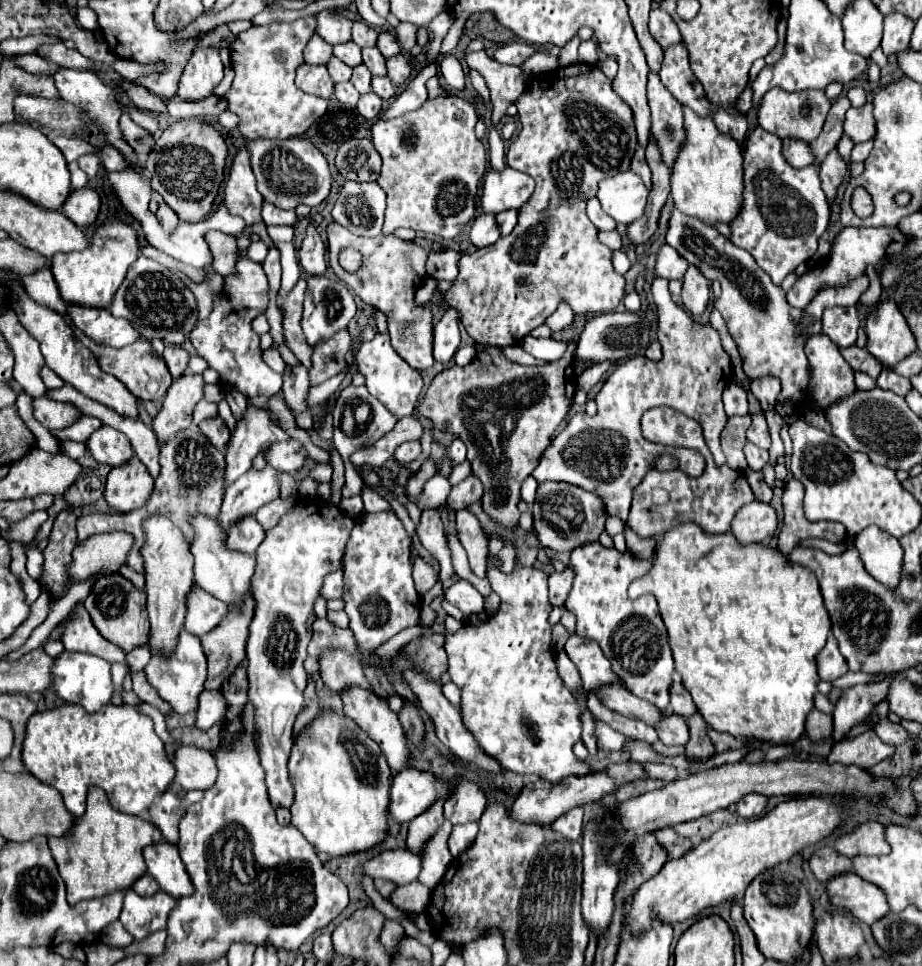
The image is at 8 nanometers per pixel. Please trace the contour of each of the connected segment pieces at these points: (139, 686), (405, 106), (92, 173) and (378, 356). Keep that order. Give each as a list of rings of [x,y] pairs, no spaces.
[[[136,672],[136,674],[132,674],[132,692],[142,700],[142,702],[146,702],[146,704],[150,704],[150,706],[156,706],[160,712],[170,712],[172,708],[166,704],[166,702],[162,702],[162,698],[154,692],[154,688],[146,682],[146,676],[144,676],[144,672]]]
[[[430,64],[426,66],[416,78],[412,78],[408,82],[408,86],[404,88],[404,92],[390,102],[390,108],[380,116],[382,120],[390,120],[390,118],[396,118],[396,116],[402,116],[404,112],[410,112],[410,110],[416,110],[420,108],[426,100],[428,100],[428,90],[426,90],[426,80],[436,76],[436,64]]]
[[[86,154],[86,156],[78,158],[78,164],[80,164],[80,168],[82,168],[82,170],[88,174],[88,180],[96,178],[96,174],[98,174],[98,166],[100,166],[100,160],[98,160],[96,156]]]
[[[376,334],[370,342],[362,342],[360,350],[354,356],[358,372],[364,376],[364,386],[372,396],[376,396],[382,404],[386,404],[388,410],[392,410],[398,418],[412,414],[412,406],[416,406],[420,390],[422,390],[422,378],[420,372],[408,366],[392,348],[388,334]]]

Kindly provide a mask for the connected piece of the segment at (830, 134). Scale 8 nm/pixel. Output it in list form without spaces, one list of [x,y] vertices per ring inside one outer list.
[[[840,96],[832,104],[822,134],[810,144],[812,150],[814,150],[814,154],[816,154],[816,164],[820,164],[826,158],[826,154],[830,150],[834,150],[836,144],[838,144],[838,140],[842,138],[842,124],[844,124],[844,114],[846,114],[848,108],[850,108],[850,100],[846,96]]]

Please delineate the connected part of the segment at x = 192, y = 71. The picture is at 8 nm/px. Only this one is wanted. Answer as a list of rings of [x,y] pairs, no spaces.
[[[196,48],[180,76],[176,94],[184,100],[208,98],[222,80],[222,72],[224,66],[216,48]]]

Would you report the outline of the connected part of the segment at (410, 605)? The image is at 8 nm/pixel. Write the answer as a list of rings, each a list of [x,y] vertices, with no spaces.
[[[392,510],[364,514],[354,524],[344,556],[344,610],[360,652],[370,652],[400,630],[416,626],[420,596],[414,590],[410,556],[410,536]]]

